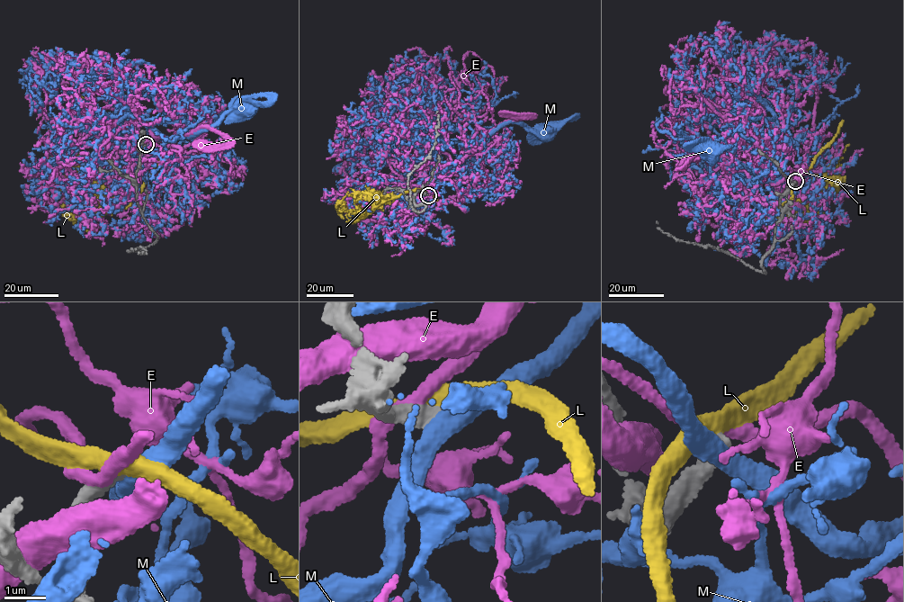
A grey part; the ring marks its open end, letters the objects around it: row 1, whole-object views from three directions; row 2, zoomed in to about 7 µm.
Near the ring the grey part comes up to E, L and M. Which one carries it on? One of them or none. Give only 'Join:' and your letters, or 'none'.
Join: none

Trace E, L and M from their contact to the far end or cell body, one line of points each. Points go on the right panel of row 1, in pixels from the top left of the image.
E: (794, 182), (778, 169), (778, 156), (765, 139), (717, 112), (684, 72), (673, 74), (673, 112), (696, 103)
L: (794, 181), (792, 197), (774, 208), (768, 224), (779, 221), (828, 180), (837, 163), (824, 187)
M: (794, 182), (782, 172), (750, 170), (702, 152), (709, 148), (712, 151), (718, 148), (711, 151)

